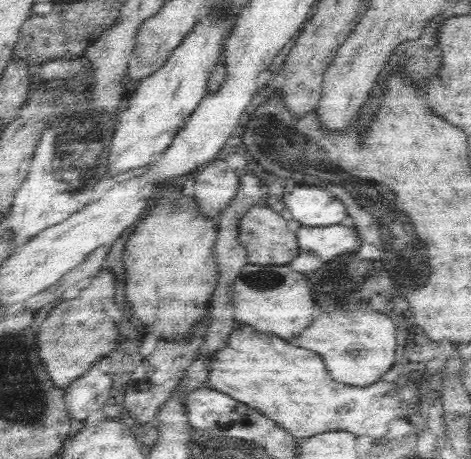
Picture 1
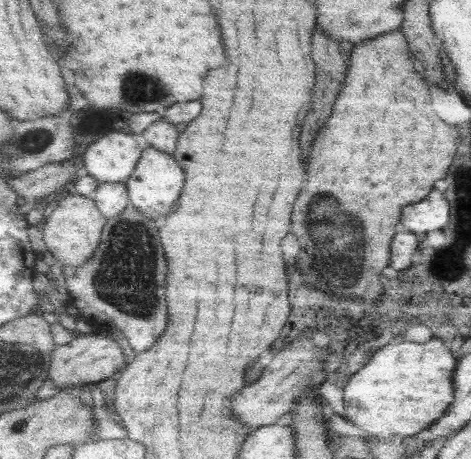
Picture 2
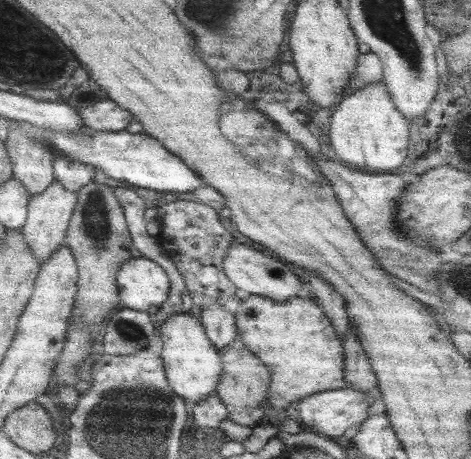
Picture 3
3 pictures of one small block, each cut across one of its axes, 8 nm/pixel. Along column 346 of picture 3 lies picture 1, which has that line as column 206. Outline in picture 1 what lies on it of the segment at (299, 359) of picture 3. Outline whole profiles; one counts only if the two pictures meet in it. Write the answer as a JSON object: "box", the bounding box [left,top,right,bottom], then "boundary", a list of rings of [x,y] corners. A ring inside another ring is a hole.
{"box":[208,326,420,442],"boundary":[[[244,326],[234,328],[226,348],[216,352],[216,358],[210,356],[210,364],[208,388],[260,410],[260,414],[282,426],[296,440],[316,438],[316,434],[326,432],[350,432],[356,438],[370,436],[374,442],[384,442],[394,418],[410,418],[418,414],[420,408],[416,384],[398,384],[384,378],[364,388],[338,384],[332,380],[318,354],[298,348],[274,334],[248,334]]]}

